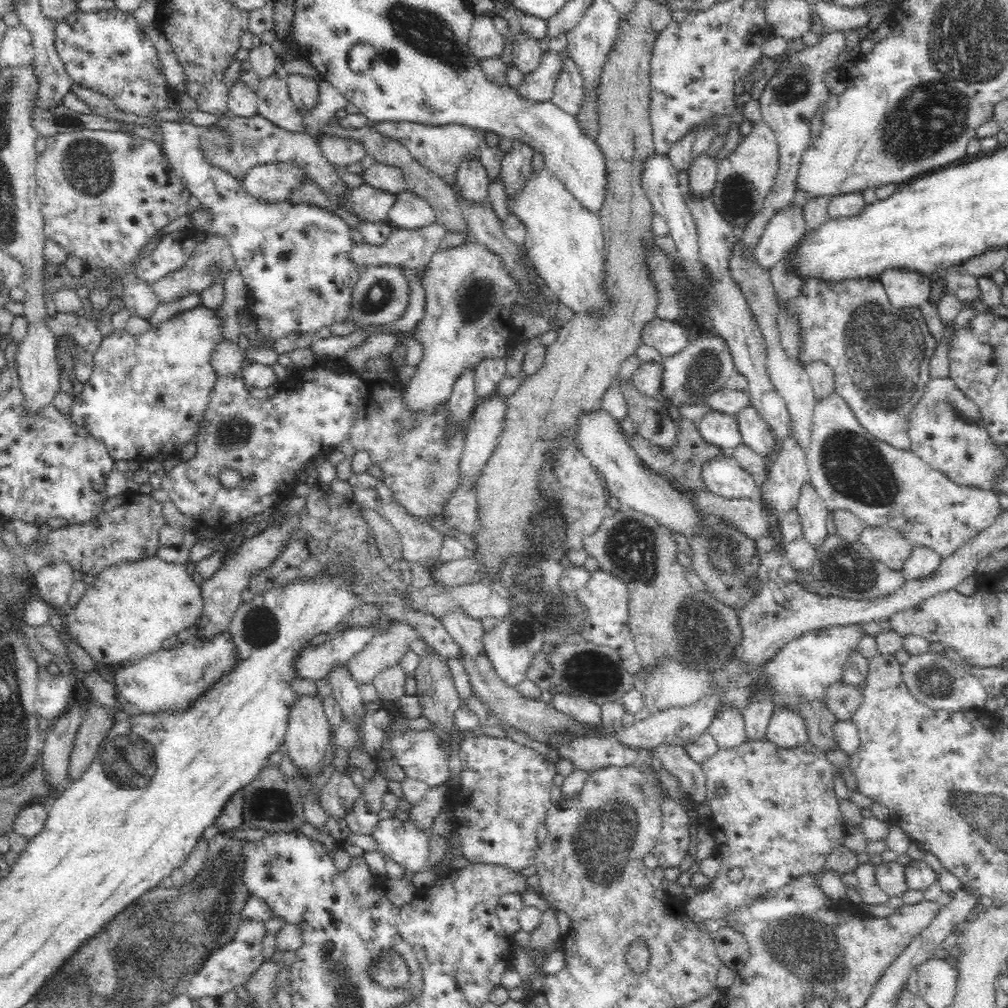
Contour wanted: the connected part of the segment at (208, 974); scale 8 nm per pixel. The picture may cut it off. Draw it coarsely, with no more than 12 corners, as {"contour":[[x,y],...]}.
{"contour":[[241,920],[191,976],[193,999],[219,998],[268,964],[264,922]]}

